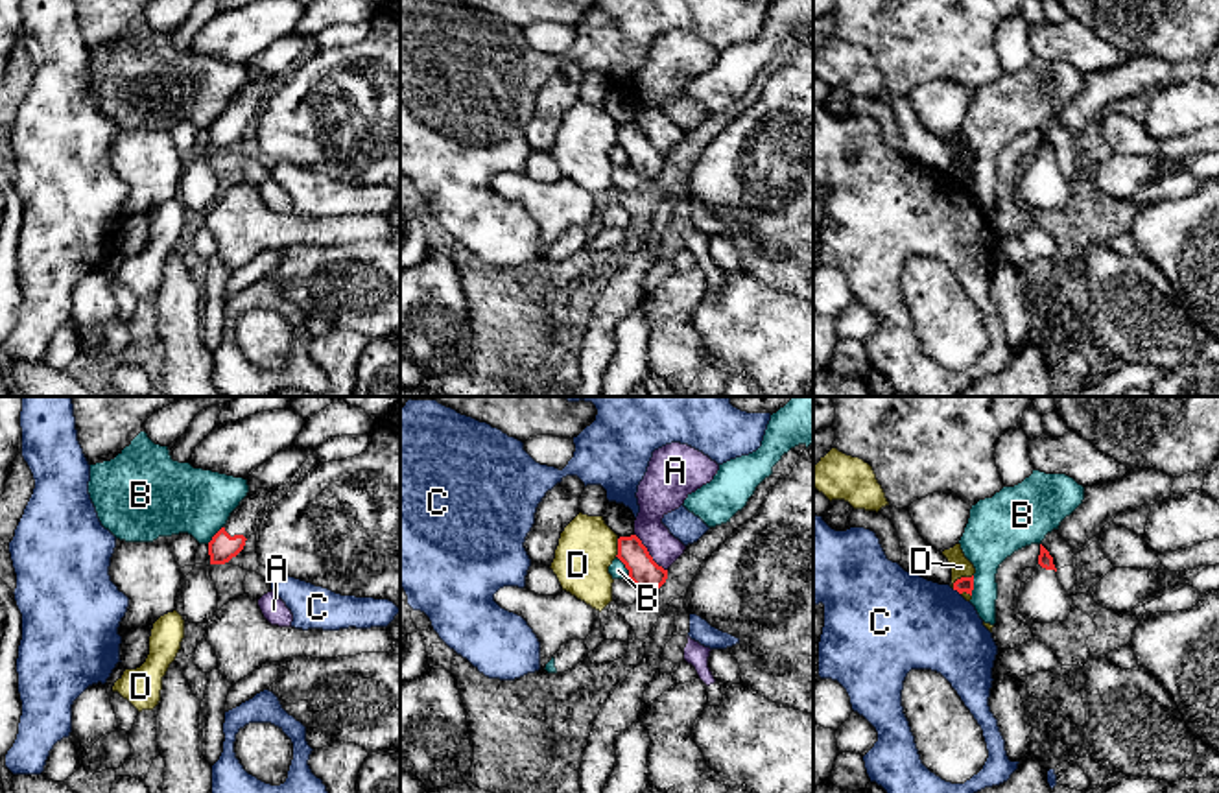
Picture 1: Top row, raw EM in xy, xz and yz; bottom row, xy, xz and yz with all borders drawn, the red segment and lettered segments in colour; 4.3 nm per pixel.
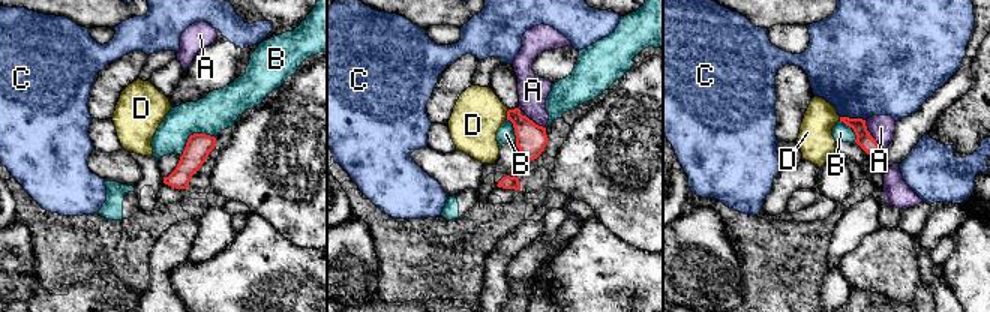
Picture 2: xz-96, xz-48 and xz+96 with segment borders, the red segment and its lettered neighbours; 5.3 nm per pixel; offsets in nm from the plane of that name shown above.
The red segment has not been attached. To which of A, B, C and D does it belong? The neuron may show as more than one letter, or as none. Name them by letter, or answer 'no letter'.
no letter

